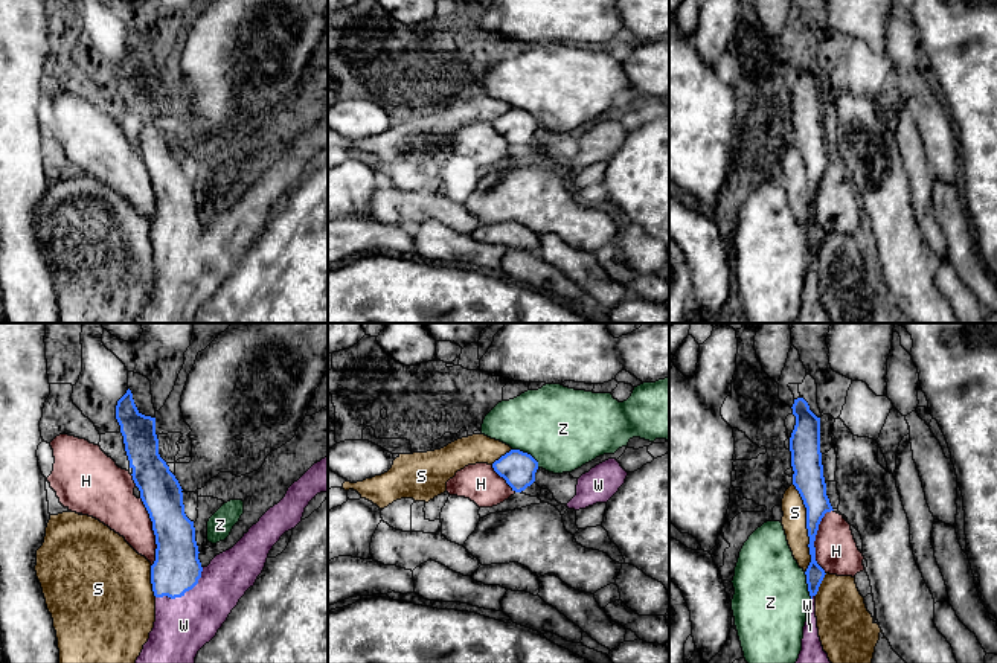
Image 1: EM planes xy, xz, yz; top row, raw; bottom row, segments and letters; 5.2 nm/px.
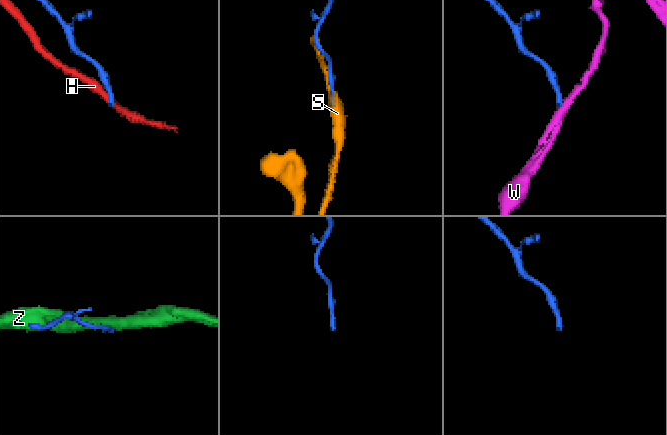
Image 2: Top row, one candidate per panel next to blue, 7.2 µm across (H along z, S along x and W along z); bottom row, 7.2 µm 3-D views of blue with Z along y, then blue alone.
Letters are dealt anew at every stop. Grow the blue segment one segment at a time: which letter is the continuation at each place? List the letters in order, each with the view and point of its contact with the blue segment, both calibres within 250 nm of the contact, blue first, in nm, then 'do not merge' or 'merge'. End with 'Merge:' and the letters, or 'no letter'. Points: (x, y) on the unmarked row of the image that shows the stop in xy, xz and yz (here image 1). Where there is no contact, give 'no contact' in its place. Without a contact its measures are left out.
H: meets blue in xy at (154, 191); 260 nm thick on the blue side, 220 nm on the other; do not merge
S: meets blue in yz at (807, 186); 160 nm thick on the blue side, 130 nm on the other; do not merge
W: meets blue in xy at (183, 252); 260 nm thick on the blue side, 300 nm on the other; merge
Z: meets blue in xz at (526, 112); 180 nm thick on the blue side, 440 nm on the other; do not merge
Merge: W

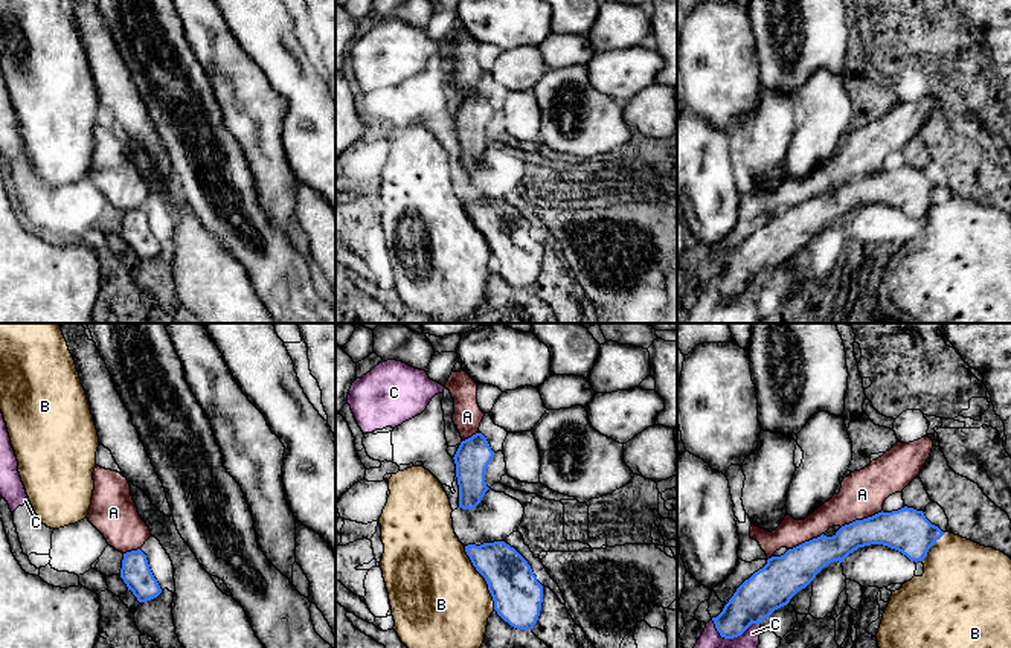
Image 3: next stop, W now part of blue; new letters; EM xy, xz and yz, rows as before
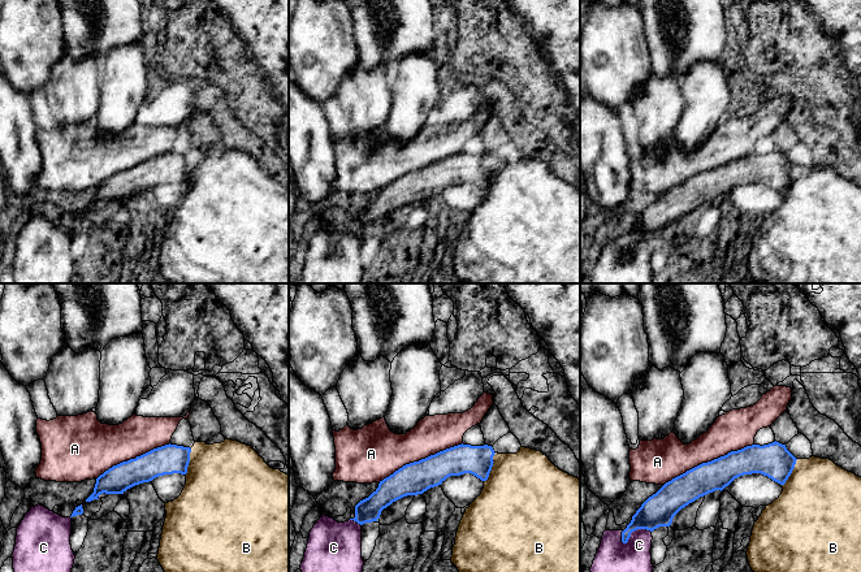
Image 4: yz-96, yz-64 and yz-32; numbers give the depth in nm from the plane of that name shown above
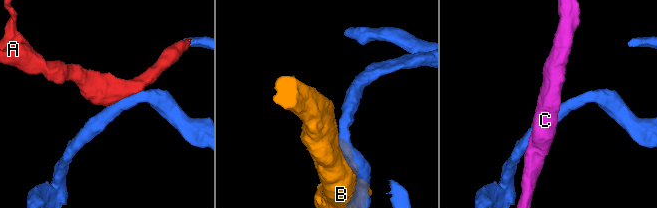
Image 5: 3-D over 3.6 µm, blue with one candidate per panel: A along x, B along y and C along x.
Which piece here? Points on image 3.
A: meets blue in yz at (860, 179); 220 nm thick on the blue side, 240 nm on the other; merge
B: meets blue in xz at (484, 235); 260 nm thick on the blue side, 480 nm on the other; do not merge
C: meets blue in yz at (732, 296); 220 nm thick on the blue side, 280 nm on the other; do not merge
Merge: A

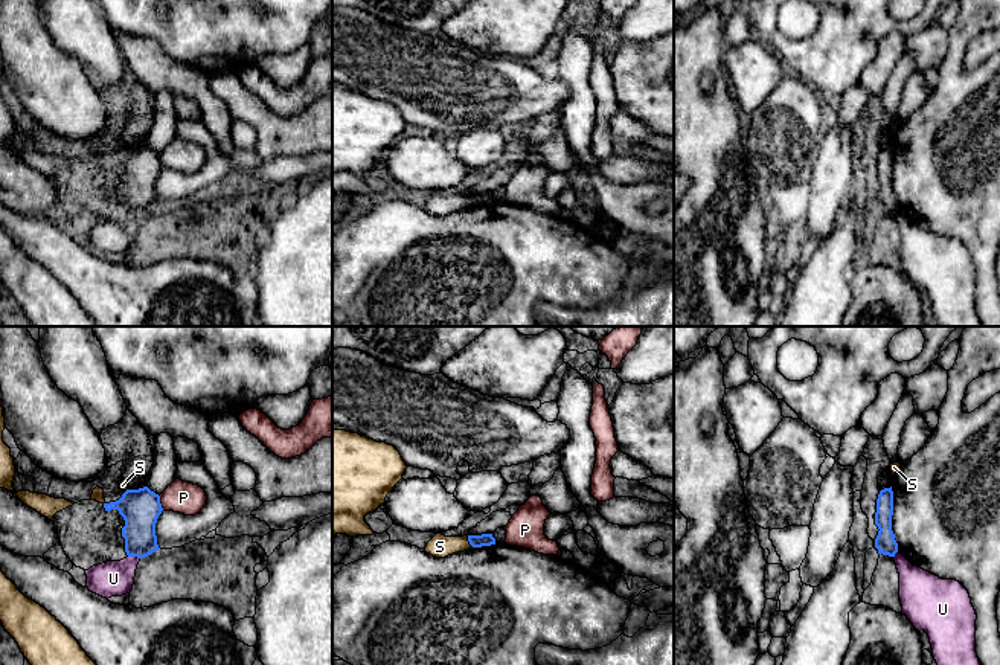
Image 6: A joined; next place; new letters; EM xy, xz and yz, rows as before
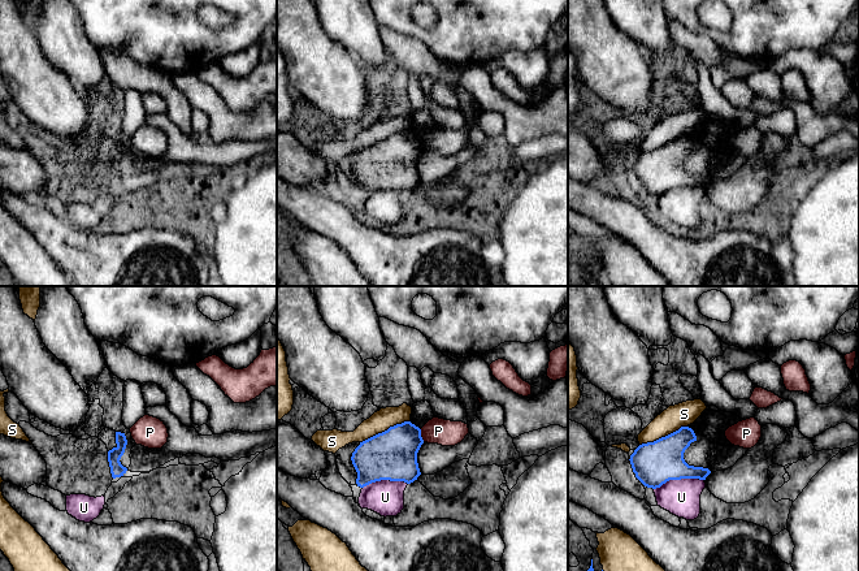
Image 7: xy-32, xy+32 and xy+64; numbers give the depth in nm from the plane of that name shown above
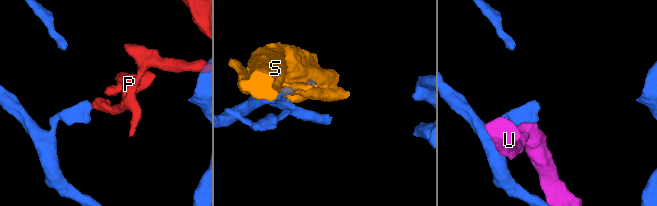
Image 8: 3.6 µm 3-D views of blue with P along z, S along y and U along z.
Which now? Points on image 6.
P: meets blue in xy at (160, 162); 200 nm thick on the blue side, 170 nm on the other; do not merge
S: meets blue in xz at (468, 199); 60 nm thick on the blue side, 120 nm on the other; do not merge
U: meets blue in xy at (134, 214); 200 nm thick on the blue side, 190 nm on the other; do not merge
Merge: no letter

